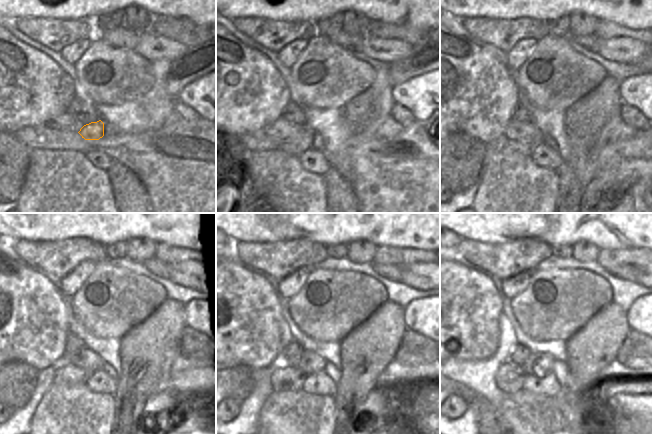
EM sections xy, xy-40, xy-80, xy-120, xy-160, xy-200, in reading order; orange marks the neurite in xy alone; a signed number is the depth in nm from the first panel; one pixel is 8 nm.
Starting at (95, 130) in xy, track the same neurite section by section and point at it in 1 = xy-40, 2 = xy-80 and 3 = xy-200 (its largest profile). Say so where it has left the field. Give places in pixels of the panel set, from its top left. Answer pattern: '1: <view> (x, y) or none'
1: xy-40 (313, 139)
2: xy-80 (510, 145)
3: xy-200 (509, 377)

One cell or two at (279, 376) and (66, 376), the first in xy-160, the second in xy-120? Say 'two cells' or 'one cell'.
one cell

